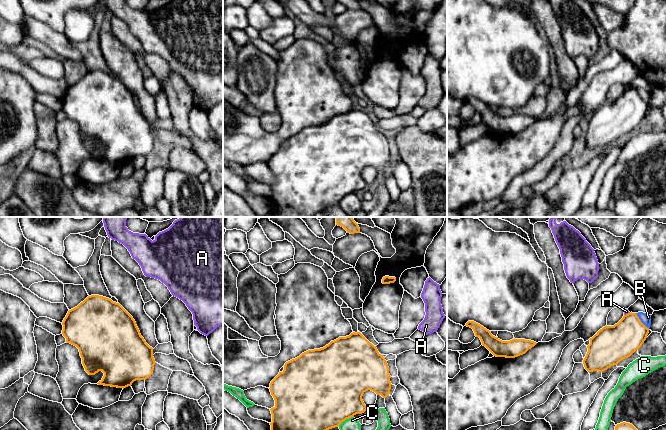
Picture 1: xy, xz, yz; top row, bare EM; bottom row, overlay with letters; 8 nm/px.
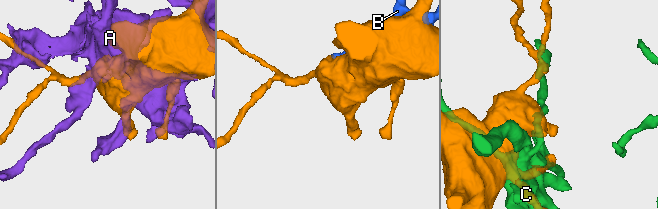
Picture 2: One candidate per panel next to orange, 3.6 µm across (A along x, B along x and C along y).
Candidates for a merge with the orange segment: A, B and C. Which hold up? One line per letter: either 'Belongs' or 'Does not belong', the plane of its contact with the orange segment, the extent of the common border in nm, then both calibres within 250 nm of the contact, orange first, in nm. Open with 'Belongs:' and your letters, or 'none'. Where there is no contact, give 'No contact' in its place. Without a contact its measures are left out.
Belongs: none
A: Does not belong. Touches orange in yz. Shared border 50 nm. Thickness 280 nm (orange) against 30 nm
B: Does not belong. Touches orange in yz. Shared border 170 nm. Thickness 280 nm (orange) against 80 nm
C: Does not belong. Touches orange in xz. Shared border 150 nm. Thickness 500 nm (orange) against 100 nm

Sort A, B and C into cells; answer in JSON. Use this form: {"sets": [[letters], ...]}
{"sets": [["A"], ["B"], ["C"]]}

